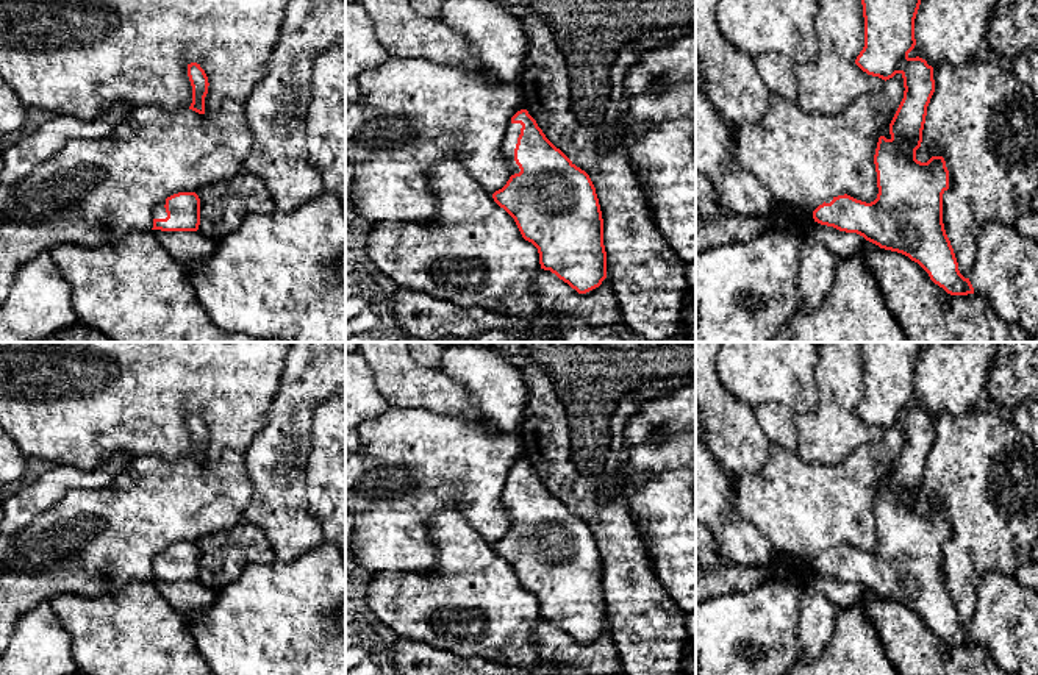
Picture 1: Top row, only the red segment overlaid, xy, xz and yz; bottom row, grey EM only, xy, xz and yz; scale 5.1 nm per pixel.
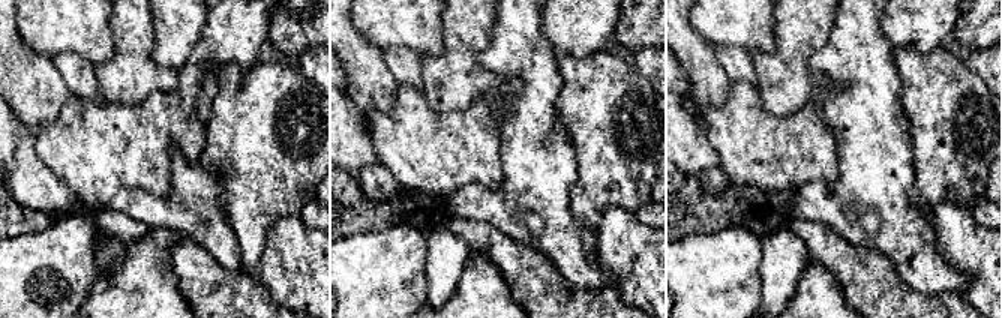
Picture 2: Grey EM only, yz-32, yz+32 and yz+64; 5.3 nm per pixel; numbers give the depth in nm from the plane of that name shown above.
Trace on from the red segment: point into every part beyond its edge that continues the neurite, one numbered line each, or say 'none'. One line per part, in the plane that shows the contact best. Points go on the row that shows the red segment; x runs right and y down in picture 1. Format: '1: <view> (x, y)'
1: xz (513, 130)

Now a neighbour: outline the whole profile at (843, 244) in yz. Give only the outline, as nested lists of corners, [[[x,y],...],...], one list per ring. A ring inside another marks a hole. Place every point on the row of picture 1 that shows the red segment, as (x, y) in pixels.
[[[818,222],[807,227],[805,239],[824,245],[839,258],[850,258],[868,245],[868,241],[857,233],[839,231]]]

